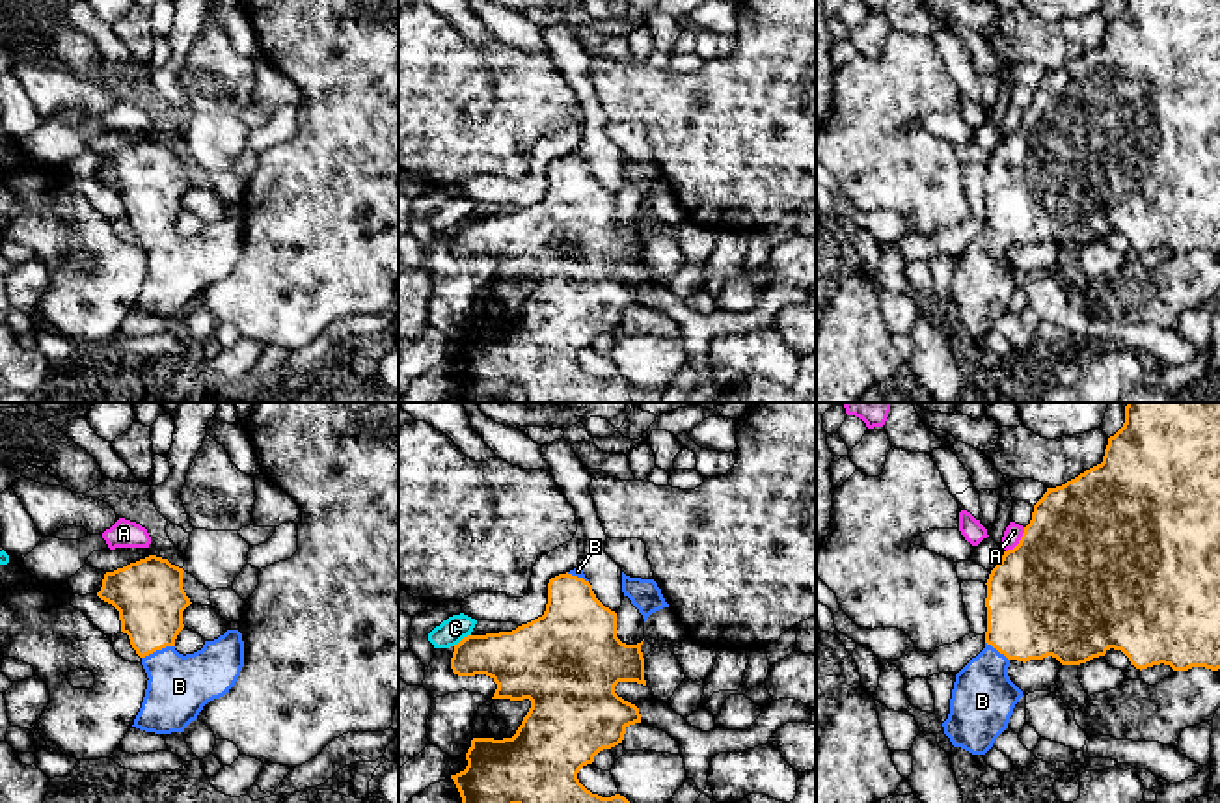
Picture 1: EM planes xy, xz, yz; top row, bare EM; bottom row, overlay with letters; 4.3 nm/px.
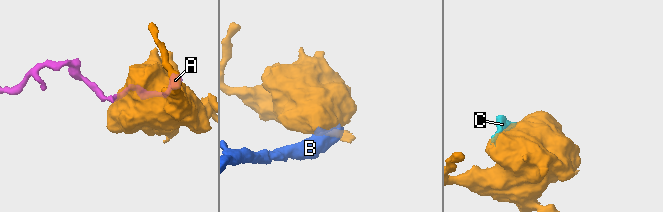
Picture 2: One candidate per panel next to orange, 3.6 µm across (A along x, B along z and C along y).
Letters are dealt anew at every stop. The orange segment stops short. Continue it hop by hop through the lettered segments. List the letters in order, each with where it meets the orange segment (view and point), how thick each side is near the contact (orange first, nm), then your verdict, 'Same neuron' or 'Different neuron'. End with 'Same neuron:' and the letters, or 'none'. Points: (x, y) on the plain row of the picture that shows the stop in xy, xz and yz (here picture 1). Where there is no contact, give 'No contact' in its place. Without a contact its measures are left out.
A: Touches orange at yz (1019, 123). Thickness 500 nm (orange) against 80 nm. Different neuron
B: Touches orange at xy (157, 231). Thickness 300 nm (orange) against 280 nm. Same neuron
C: Touches orange at xz (462, 222). Thickness 260 nm (orange) against 110 nm. Different neuron
Same neuron: B

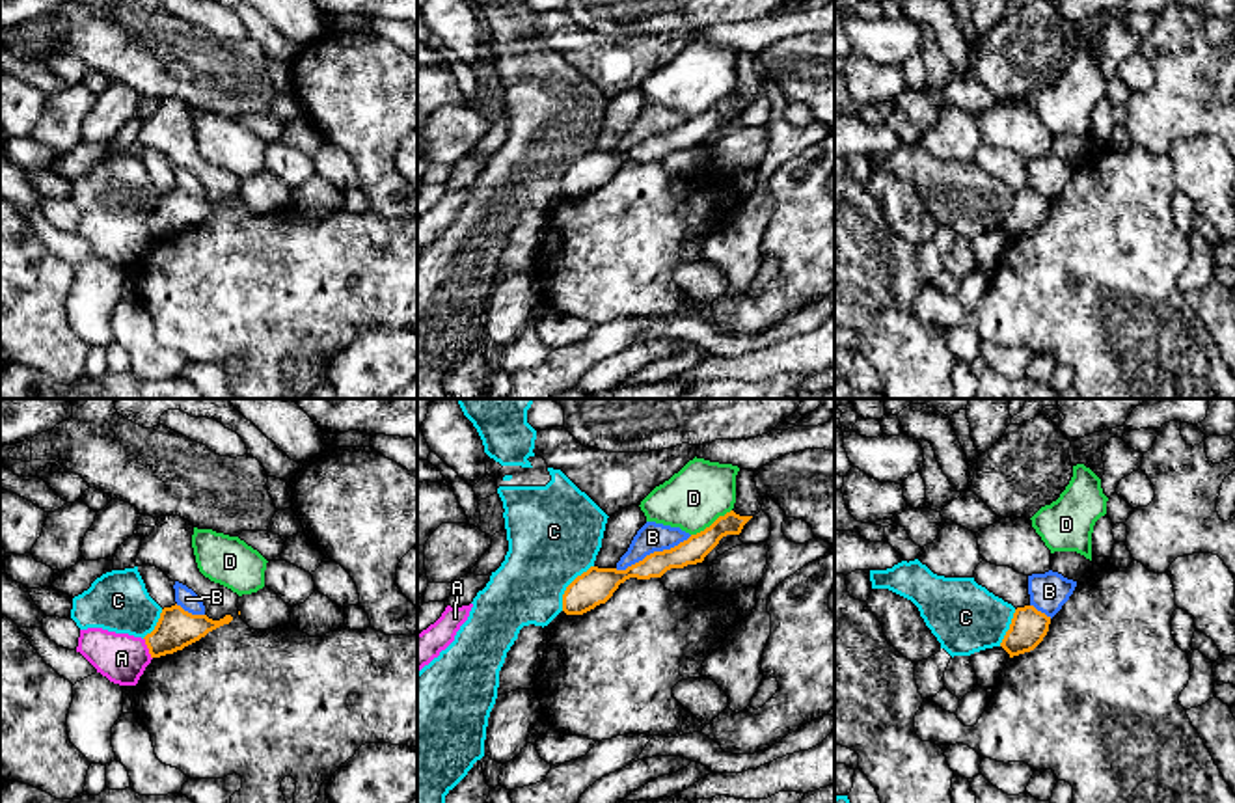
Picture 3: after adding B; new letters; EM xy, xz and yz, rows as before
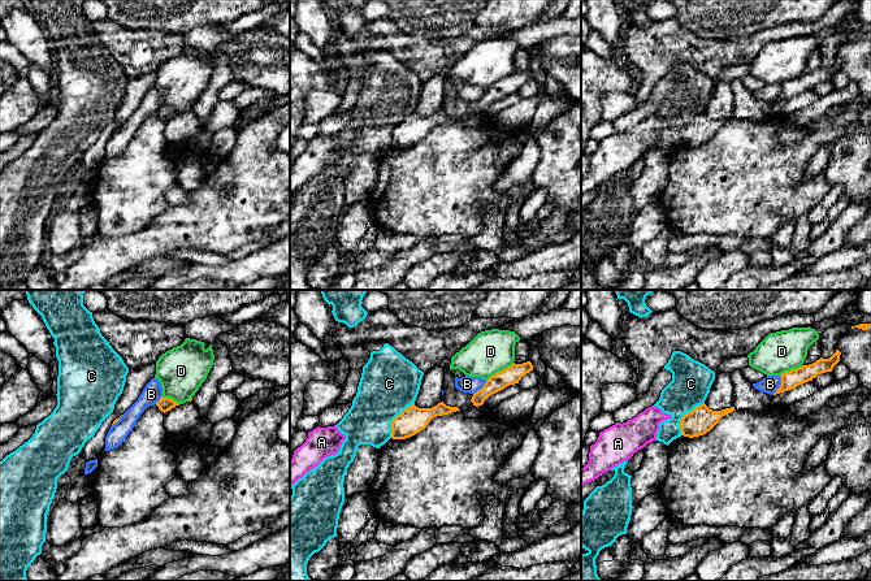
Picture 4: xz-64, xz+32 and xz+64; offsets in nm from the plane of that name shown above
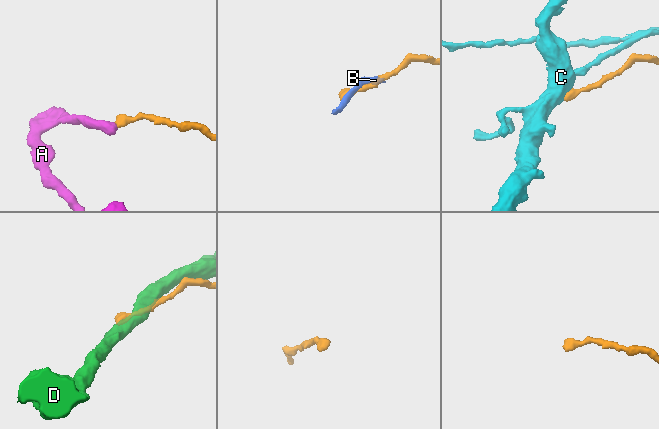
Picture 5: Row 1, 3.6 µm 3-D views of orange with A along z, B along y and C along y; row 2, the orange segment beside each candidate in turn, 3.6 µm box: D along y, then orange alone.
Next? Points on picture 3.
A: Touches orange at xy (149, 231). Thickness 170 nm (orange) against 220 nm. Different neuron
B: Touches orange at xz (654, 135). Thickness 120 nm (orange) against 130 nm. Different neuron
C: Touches orange at xz (569, 168). Thickness 160 nm (orange) against 400 nm. Different neuron
D: Touches orange at xz (712, 107). Thickness 120 nm (orange) against 260 nm. Different neuron
Same neuron: none

